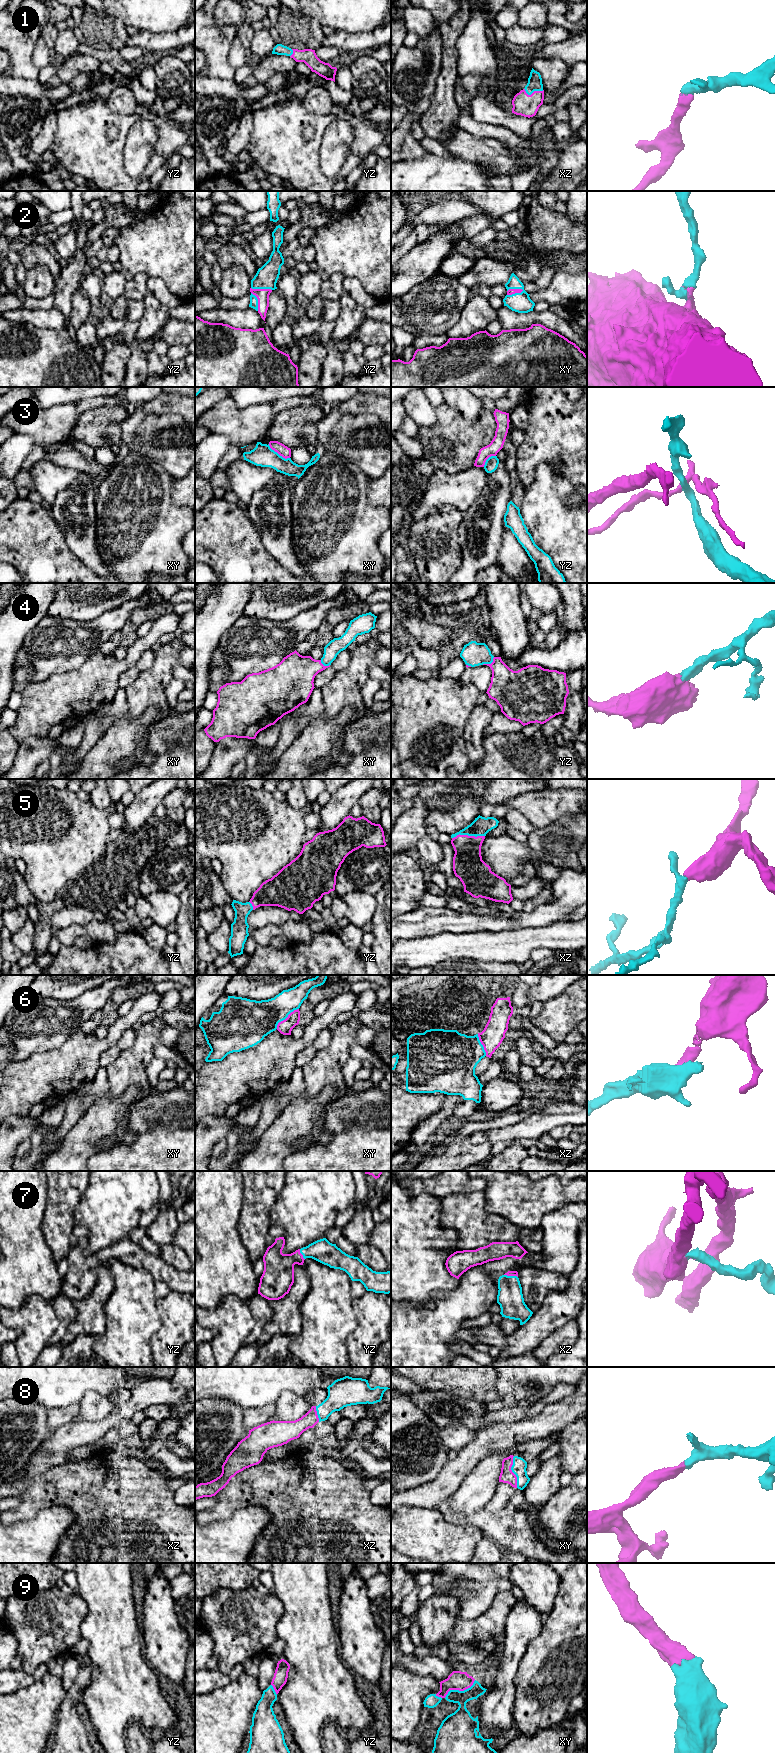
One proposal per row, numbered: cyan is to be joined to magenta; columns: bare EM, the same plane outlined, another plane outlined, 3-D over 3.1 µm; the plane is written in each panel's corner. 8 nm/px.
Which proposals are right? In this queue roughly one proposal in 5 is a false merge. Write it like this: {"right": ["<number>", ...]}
{"right": ["1", "2", "4", "5", "7", "8", "9"]}

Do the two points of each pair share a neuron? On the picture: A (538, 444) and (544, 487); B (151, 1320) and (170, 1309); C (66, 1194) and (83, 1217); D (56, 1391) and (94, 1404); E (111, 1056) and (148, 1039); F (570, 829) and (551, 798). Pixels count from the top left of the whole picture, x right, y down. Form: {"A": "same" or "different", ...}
{"A": "different", "B": "different", "C": "different", "D": "different", "E": "different", "F": "different"}

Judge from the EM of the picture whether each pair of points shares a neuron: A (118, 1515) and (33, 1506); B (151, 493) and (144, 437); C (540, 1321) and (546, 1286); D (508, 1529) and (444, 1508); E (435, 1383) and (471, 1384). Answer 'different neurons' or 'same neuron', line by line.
A: same neuron
B: different neurons
C: different neurons
D: same neuron
E: same neuron

